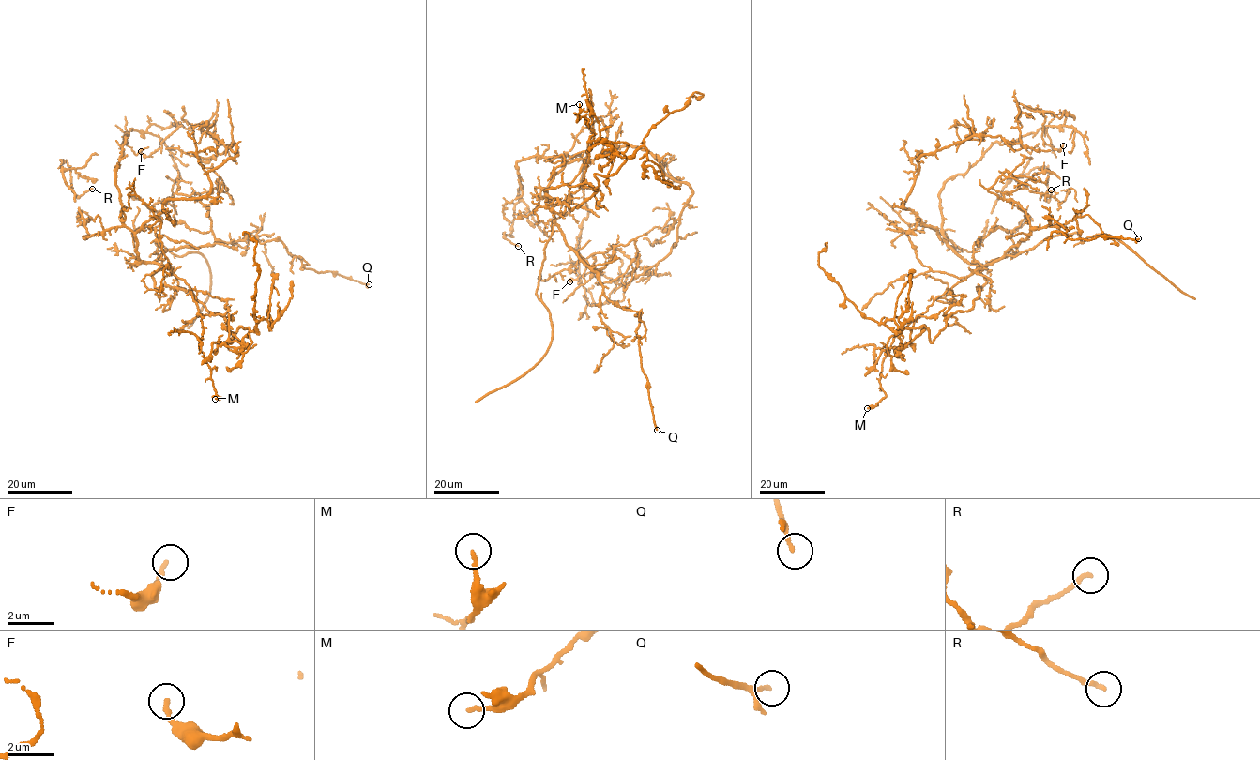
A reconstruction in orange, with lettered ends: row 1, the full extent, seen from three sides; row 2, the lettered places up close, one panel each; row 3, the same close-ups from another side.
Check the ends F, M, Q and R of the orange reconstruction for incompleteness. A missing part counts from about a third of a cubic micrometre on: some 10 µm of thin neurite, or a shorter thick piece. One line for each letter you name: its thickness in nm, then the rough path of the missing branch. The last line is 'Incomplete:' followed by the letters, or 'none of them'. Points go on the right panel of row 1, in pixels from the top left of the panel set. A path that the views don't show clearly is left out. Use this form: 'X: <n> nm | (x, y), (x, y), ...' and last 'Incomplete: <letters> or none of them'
Incomplete: none of them

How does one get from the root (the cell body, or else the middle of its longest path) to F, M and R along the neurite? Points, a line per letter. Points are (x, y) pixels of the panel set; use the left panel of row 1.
F: (140, 260), (114, 183), (125, 135), (175, 120), (177, 129), (160, 148), (149, 156), (141, 151)
M: (140, 260), (170, 267), (189, 284), (202, 318), (199, 348), (210, 369), (219, 399), (215, 399)
R: (140, 260), (134, 234), (125, 227), (83, 238), (84, 220), (60, 159), (69, 168), (75, 195), (92, 189)

